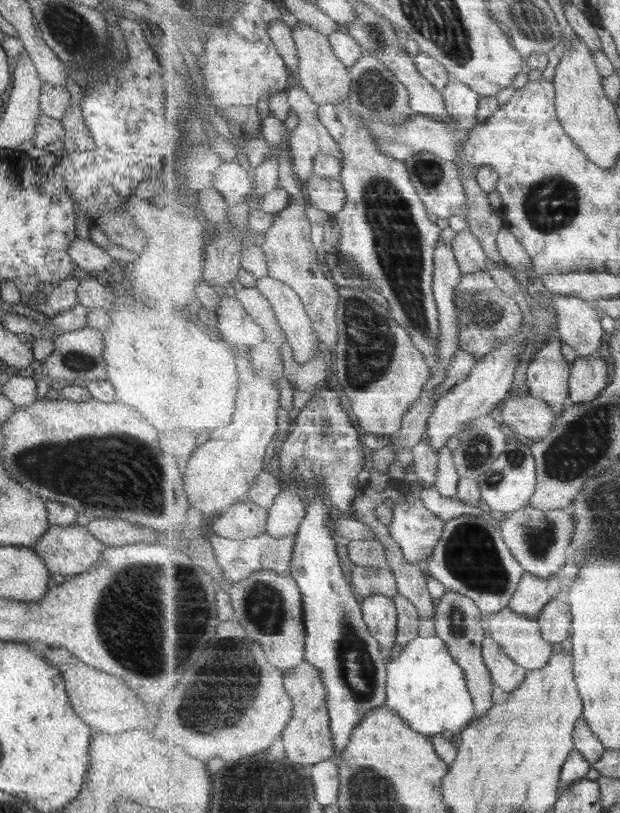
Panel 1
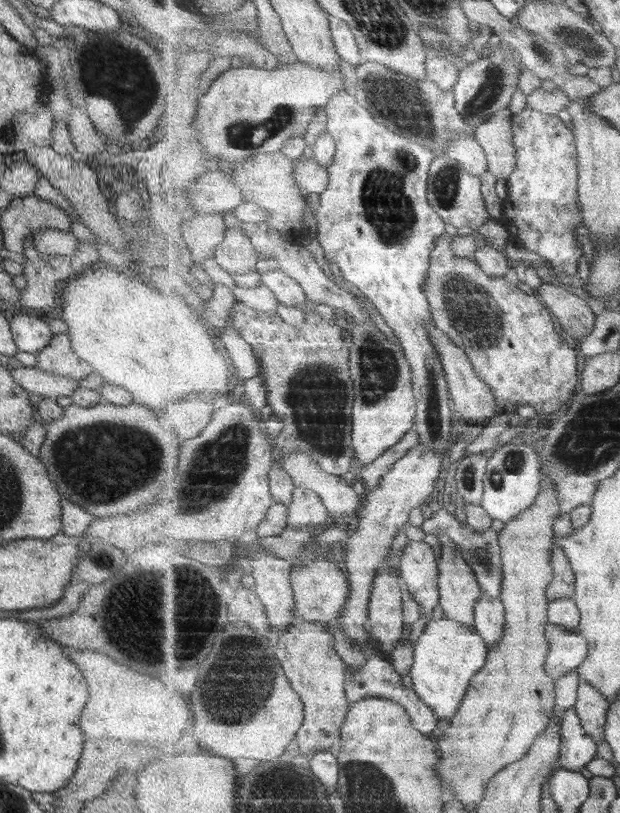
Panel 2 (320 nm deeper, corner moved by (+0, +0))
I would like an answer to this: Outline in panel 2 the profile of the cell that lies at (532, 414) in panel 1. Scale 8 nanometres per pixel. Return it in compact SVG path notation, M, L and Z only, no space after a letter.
M434 322L430 326L430 339L433 340L434 347L438 349L446 369L446 379L453 400L454 413L474 423L484 423L499 415L496 394L490 385L477 374L468 354L460 346L457 346L451 337Z

